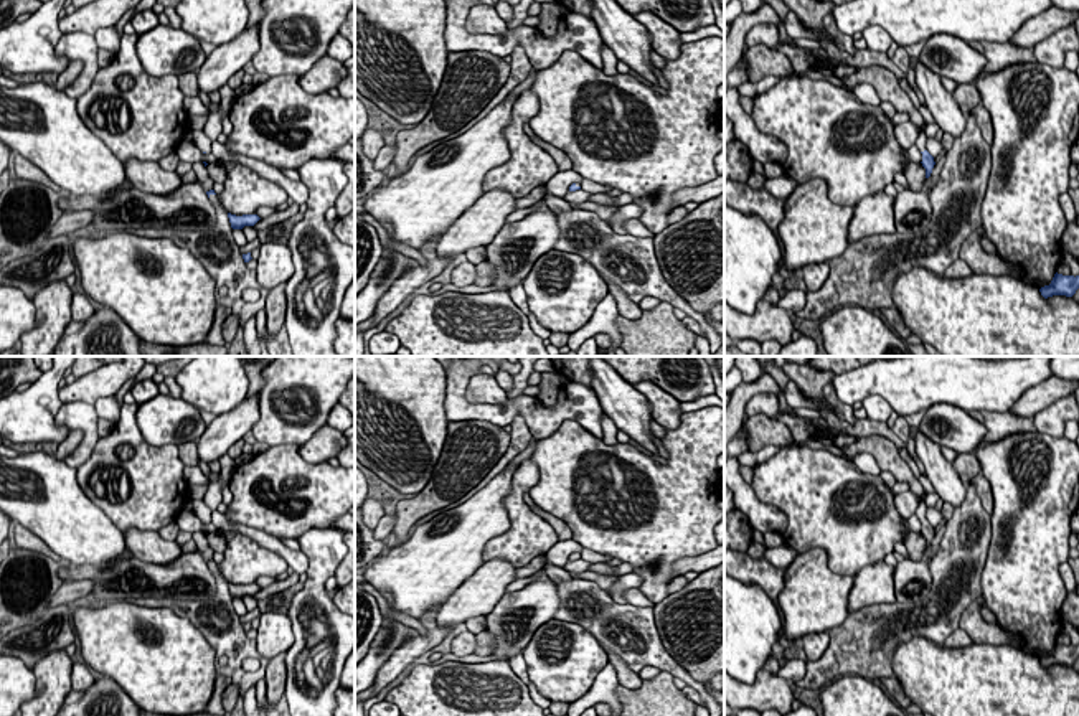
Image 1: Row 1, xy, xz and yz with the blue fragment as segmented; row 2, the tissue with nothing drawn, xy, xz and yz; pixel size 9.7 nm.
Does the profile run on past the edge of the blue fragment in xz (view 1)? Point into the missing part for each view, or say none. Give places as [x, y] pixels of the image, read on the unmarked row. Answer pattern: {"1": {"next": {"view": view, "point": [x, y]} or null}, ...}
{"1": {"next": null}}

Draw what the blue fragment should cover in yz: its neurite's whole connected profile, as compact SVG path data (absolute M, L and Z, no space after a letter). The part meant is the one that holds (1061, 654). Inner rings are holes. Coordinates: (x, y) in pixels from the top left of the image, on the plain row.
M1056 642L1051 653L1041 657L1039 662L1044 668L1053 667L1053 665L1072 667L1077 658L1079 658L1079 645L1076 647L1063 645Z

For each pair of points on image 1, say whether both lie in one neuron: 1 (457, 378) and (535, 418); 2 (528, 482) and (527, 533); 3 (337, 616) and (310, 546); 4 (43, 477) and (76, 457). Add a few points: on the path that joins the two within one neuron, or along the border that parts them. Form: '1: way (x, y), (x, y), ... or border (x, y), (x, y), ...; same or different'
1: way (462, 403), (471, 411), (504, 414), (510, 409); same
2: way (518, 495), (518, 512), (523, 520); same
3: way (320, 599), (317, 596), (317, 563); same
4: border (63, 461), (75, 469); different

